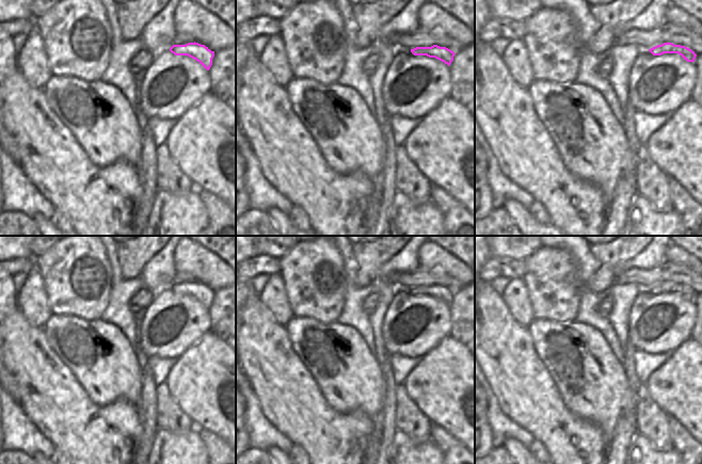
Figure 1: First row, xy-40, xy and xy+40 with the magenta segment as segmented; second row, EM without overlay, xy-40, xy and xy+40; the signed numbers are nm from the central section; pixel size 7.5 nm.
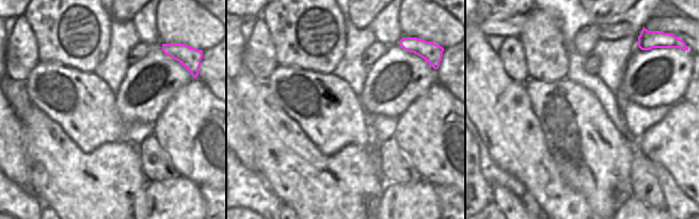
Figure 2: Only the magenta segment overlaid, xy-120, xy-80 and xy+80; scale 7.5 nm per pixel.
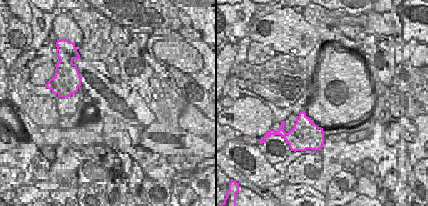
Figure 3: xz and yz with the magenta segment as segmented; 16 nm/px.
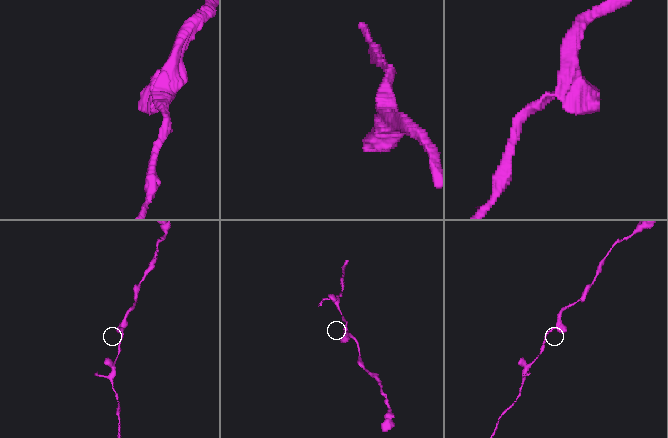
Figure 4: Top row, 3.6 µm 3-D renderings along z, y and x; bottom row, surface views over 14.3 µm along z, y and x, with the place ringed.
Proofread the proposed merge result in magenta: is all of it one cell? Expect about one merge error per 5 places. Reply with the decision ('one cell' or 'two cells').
one cell

